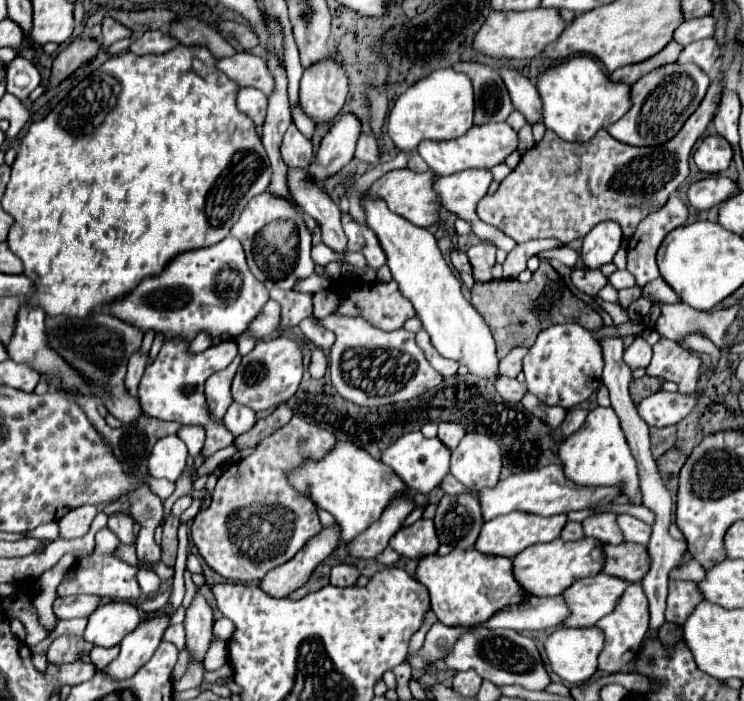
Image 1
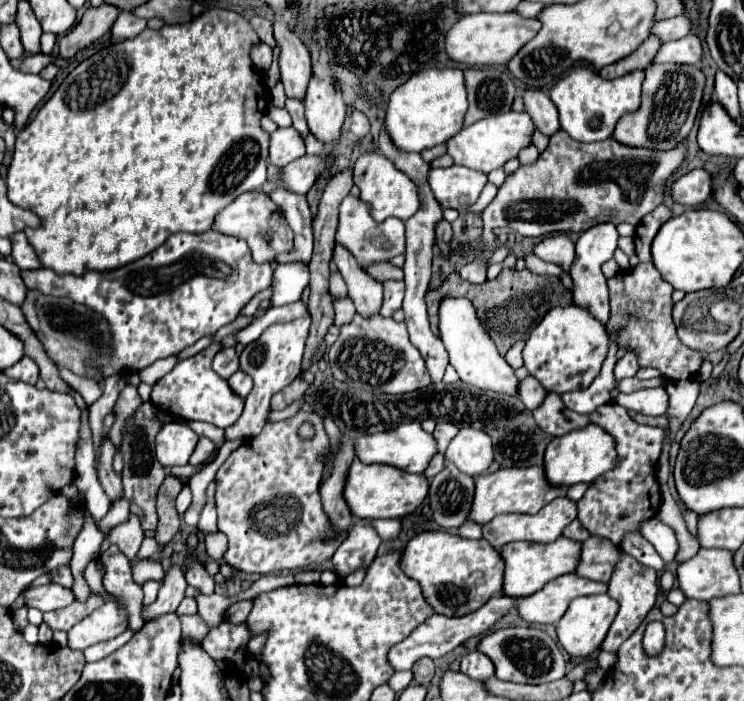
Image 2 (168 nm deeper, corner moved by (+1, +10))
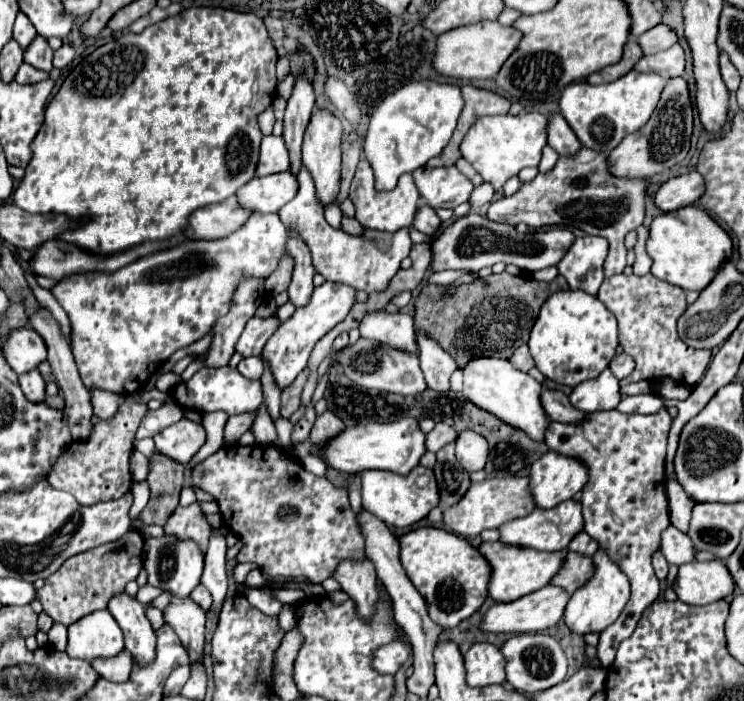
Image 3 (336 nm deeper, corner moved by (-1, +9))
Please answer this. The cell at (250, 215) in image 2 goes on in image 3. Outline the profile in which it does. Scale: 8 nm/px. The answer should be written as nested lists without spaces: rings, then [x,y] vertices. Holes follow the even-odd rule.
[[[229,197],[217,205],[207,205],[205,209],[193,213],[193,217],[189,217],[189,229],[185,235],[197,239],[221,239],[241,229],[249,215],[249,209],[241,207],[235,197]]]

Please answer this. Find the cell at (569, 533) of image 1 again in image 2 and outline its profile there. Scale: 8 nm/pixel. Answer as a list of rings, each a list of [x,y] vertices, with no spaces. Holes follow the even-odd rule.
[[[573,520],[573,522],[565,528],[563,536],[565,536],[565,538],[571,538],[571,540],[575,540],[575,542],[585,542],[591,534],[579,524],[579,520]]]

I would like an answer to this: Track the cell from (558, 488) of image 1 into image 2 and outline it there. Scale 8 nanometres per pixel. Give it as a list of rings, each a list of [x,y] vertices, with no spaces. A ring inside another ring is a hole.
[[[529,466],[529,468],[501,468],[493,474],[483,474],[475,480],[475,496],[471,504],[471,522],[487,524],[499,514],[519,512],[519,514],[537,514],[547,502],[555,500],[557,496],[563,496],[565,490],[557,486],[549,486],[543,468],[541,466]]]

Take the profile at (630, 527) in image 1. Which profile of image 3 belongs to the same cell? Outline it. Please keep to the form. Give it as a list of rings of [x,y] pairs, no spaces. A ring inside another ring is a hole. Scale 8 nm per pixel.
[[[669,525],[661,533],[661,553],[673,565],[683,565],[683,563],[689,563],[695,559],[693,543],[689,541],[689,537],[685,533],[681,533],[673,525]]]

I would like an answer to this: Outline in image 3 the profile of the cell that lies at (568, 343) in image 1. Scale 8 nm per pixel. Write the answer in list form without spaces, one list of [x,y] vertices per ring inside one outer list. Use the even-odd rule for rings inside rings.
[[[559,291],[545,301],[531,329],[529,351],[535,367],[553,383],[577,387],[579,383],[599,377],[609,365],[617,347],[617,321],[609,309],[589,293]]]

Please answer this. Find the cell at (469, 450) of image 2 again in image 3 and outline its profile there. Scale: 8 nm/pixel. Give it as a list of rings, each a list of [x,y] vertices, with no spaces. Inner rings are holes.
[[[467,429],[459,433],[455,441],[455,451],[457,451],[457,459],[461,467],[471,473],[471,471],[479,471],[485,467],[487,455],[489,455],[489,443],[483,435]]]

